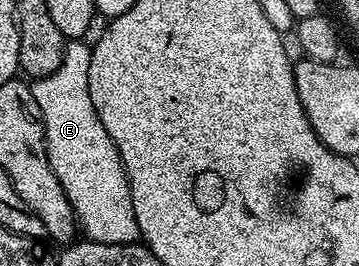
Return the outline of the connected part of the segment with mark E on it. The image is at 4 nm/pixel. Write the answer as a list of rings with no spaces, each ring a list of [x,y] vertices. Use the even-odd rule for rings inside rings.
[[[69,39],[64,46],[62,66],[58,66],[54,74],[33,79],[30,87],[34,94],[34,102],[38,102],[38,110],[44,119],[48,161],[54,174],[58,174],[58,182],[62,182],[62,190],[66,190],[70,206],[76,211],[79,231],[87,239],[99,244],[134,244],[140,240],[140,231],[138,218],[134,218],[134,202],[130,198],[128,175],[110,134],[106,134],[106,126],[102,126],[102,118],[98,118],[98,110],[94,110],[94,102],[90,102],[88,79],[91,53],[87,39]]]

